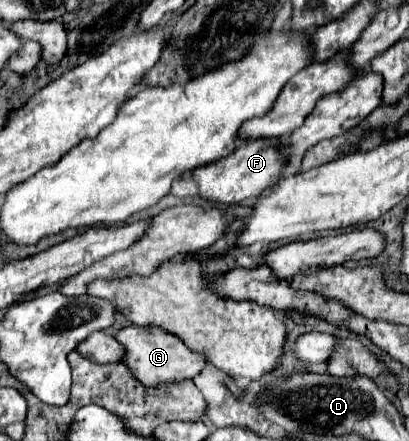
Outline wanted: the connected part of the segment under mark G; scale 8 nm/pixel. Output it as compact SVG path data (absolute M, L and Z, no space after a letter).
M130 325L130 327L124 327L116 333L116 341L124 345L122 363L130 369L130 373L142 385L156 385L156 383L172 383L172 381L192 379L208 365L204 355L190 351L178 337L172 337L170 333L164 333L164 329L158 329L158 327Z

